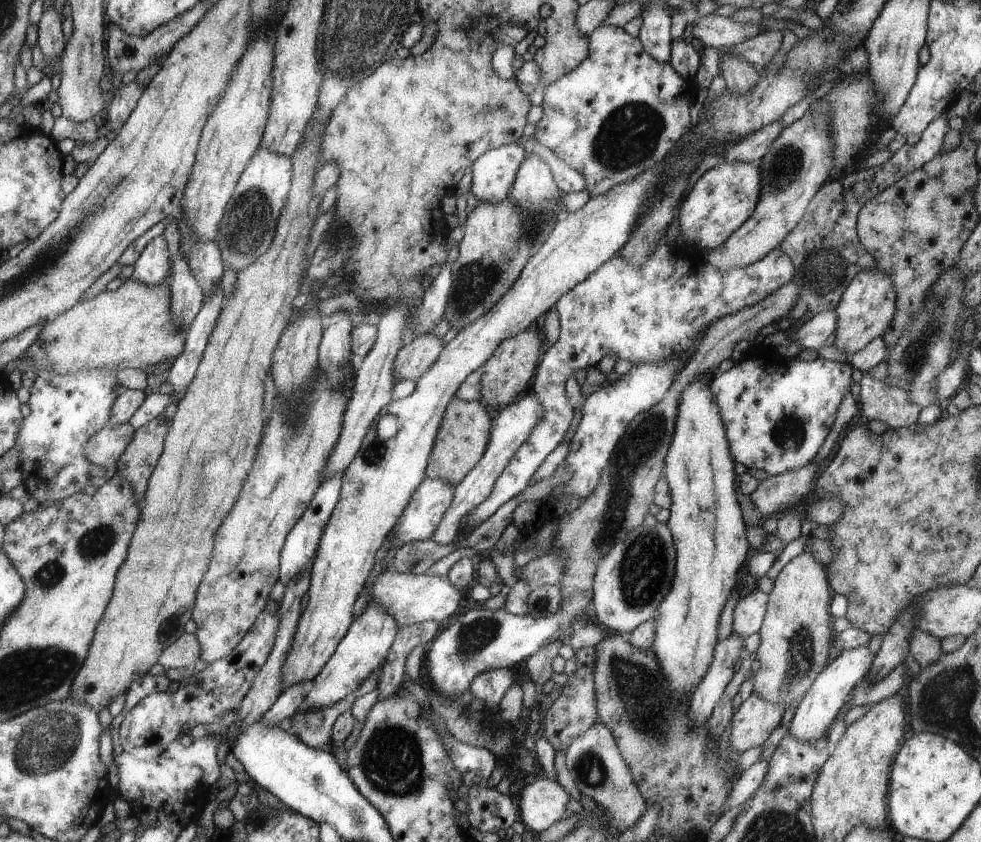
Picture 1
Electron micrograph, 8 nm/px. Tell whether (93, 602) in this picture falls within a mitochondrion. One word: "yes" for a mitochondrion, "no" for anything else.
no

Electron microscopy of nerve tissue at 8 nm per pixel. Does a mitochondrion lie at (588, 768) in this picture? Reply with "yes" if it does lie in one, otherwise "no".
yes

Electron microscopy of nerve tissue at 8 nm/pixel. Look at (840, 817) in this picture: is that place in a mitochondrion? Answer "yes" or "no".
no

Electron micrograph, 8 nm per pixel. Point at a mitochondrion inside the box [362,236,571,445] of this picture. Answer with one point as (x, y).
(476, 281)

